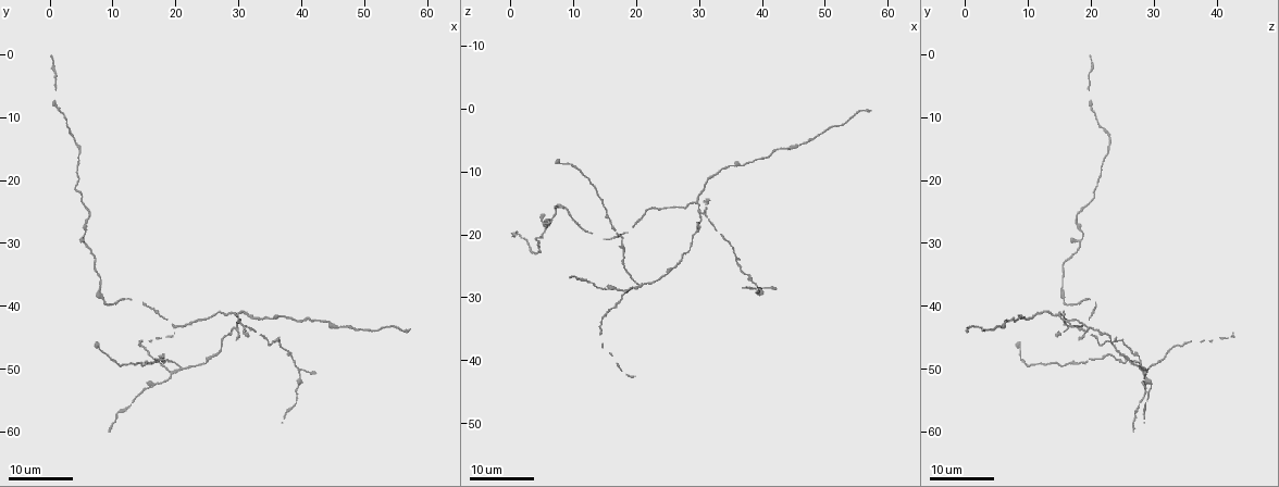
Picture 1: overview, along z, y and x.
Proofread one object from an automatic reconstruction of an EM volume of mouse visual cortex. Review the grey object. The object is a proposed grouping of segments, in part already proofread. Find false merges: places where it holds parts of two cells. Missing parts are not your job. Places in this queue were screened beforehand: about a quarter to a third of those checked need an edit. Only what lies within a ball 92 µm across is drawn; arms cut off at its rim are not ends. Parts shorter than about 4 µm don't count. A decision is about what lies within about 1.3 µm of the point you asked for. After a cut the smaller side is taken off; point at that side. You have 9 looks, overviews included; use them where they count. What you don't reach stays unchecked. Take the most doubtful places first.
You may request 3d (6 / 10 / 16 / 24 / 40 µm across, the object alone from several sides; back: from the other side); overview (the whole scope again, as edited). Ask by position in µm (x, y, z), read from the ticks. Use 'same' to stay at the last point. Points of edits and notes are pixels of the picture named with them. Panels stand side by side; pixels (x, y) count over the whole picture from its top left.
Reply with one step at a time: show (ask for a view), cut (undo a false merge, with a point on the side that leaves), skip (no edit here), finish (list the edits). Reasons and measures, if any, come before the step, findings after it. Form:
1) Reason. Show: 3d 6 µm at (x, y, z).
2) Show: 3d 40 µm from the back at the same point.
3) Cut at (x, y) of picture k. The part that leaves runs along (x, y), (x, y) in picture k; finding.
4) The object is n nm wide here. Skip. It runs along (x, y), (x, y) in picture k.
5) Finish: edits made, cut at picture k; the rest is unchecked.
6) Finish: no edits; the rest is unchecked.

Three arms meet. Show: 3d 24 µm at (19.5, 50.5, 28.5).

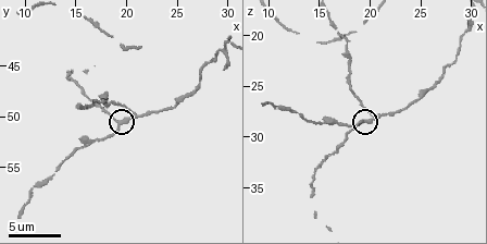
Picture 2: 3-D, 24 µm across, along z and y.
Zoom in. Show: 3d 6 µm at the same point.

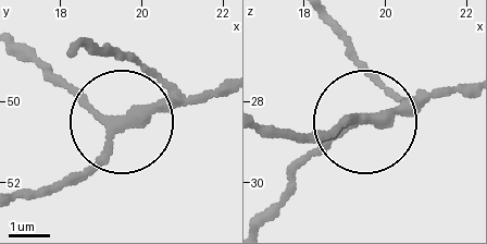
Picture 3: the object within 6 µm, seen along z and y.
The object is 210 nm wide here. Skip. It runs along (462, 85), (309, 141) in picture 3; continuous, no second cell.

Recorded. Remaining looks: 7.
Show: 3d 24 µm at (30.5, 42.5, 16.5).

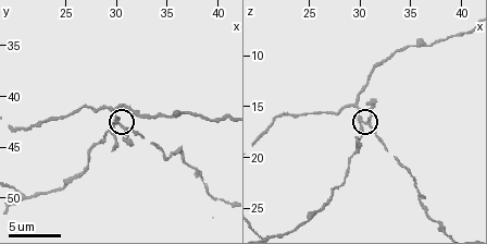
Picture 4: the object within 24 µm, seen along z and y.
Zoom in. Show: 3d 6 µm at (30.0, 42.2, 16.4).

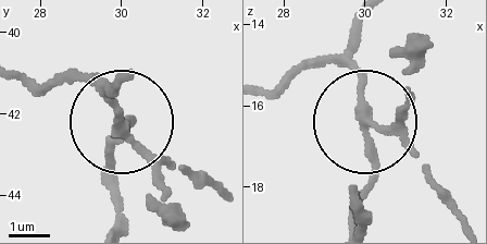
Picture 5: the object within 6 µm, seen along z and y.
4 arms meet here. Skip. It runs along (264, 84), (316, 63), (347, 66), (372, 122), (437, 185) in picture 5; continuous, no second cell.

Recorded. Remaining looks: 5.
Calibre changes. Show: 3d 16 µm at (9.0, 39.5, 16.0).

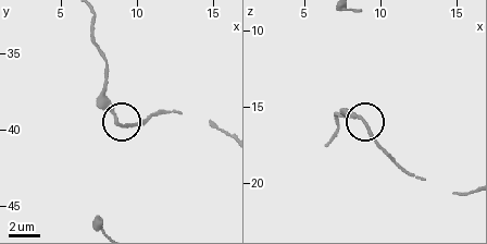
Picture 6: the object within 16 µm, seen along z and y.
Show: 3d 6 µm at (8.6, 39.6, 15.8).

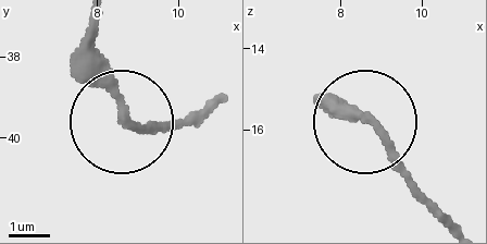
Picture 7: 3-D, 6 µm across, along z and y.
Skip. It runs along (210, 108), (172, 124), (124, 121), (89, 21) in picture 7; continuous, no second cell.

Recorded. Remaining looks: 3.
Thin neck. Show: 3d 16 µm at (46.5, 43.0, 6.0).

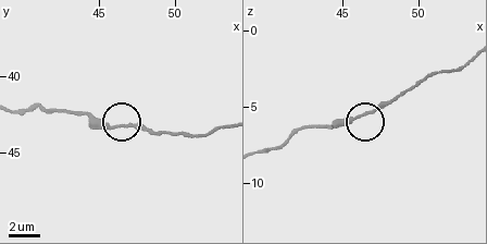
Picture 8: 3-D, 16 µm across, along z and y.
Zoom in. Show: 3d 6 µm at (46.4, 43.2, 5.6).

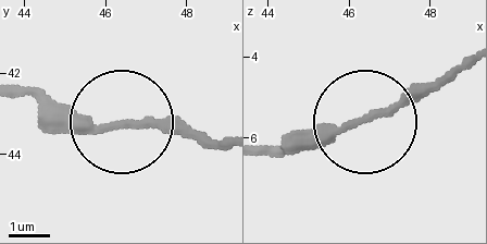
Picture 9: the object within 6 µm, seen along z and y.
Skip. It runs along (20, 86), (113, 124), (176, 124), (214, 145) in picture 9; all the same cell.

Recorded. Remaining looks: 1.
Finish: no edits; the rest is unchecked.

